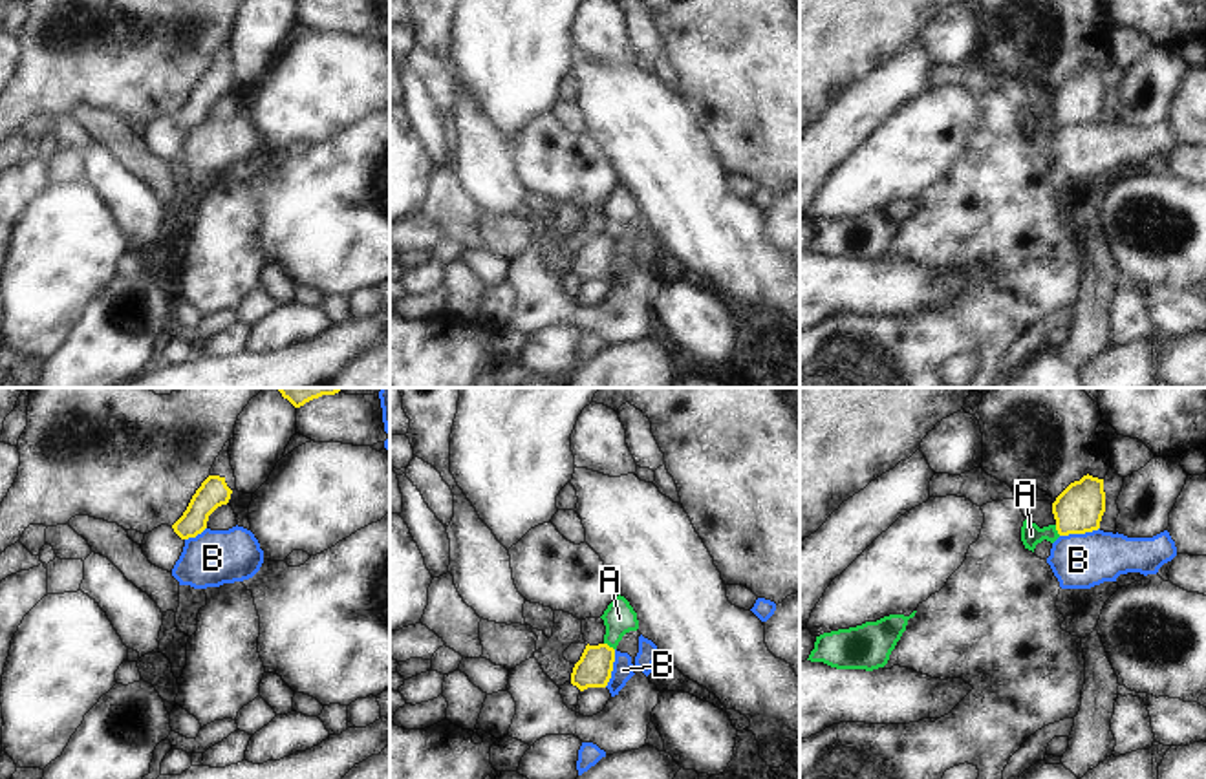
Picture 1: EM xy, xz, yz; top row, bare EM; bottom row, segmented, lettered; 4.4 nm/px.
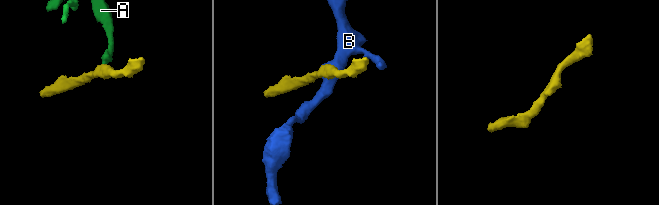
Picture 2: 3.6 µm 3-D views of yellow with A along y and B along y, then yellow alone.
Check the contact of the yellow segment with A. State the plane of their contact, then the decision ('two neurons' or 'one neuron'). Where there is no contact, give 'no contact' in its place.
xz | two neurons

